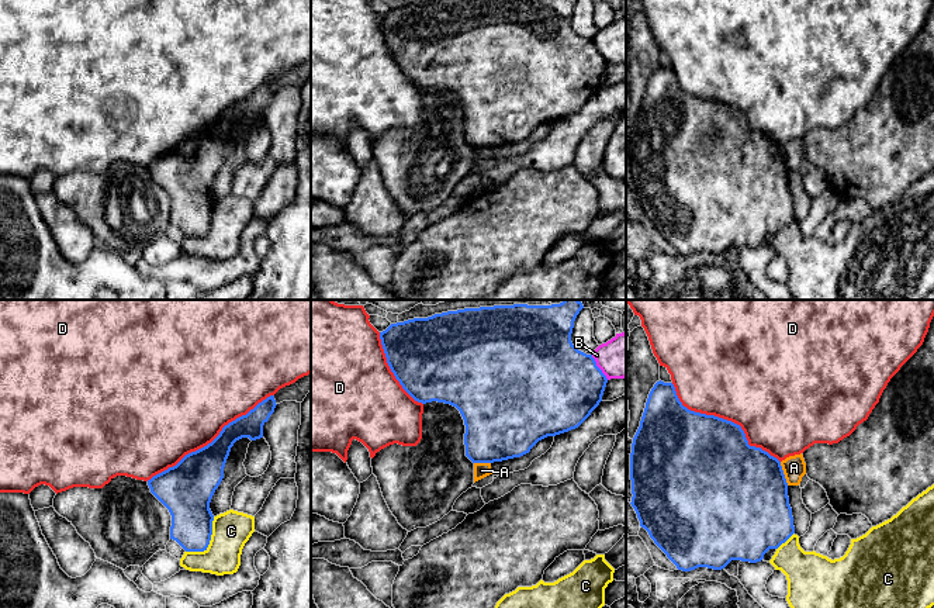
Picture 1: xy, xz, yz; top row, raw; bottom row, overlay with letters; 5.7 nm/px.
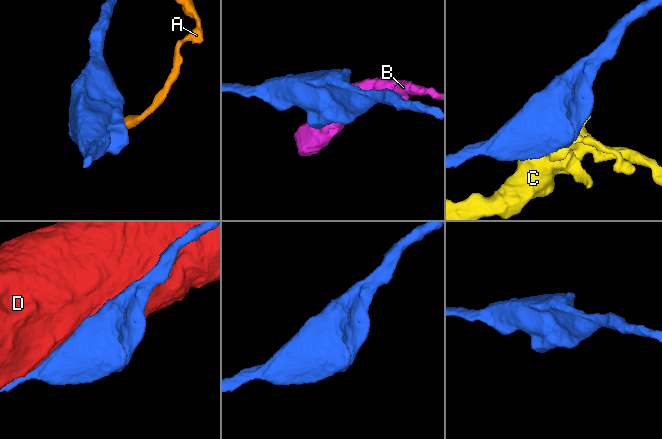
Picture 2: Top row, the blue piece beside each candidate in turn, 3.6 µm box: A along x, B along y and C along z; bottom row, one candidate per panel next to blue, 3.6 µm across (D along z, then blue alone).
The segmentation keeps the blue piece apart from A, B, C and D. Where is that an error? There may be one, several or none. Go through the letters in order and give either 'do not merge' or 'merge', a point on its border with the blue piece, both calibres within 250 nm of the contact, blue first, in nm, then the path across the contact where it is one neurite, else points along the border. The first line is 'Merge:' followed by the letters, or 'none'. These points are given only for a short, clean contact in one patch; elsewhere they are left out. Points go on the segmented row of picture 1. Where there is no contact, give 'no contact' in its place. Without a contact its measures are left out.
Merge: none
A: do not merge; contact yz (782, 473); calibres 500 and 130 nm; border yz (779, 462), (788, 484)
B: do not merge; contact xz (598, 368); calibres 480 and 240 nm
C: do not merge; contact xy (208, 542); calibres 240 and 220 nm
D: do not merge; contact xy (211, 442); calibres 280 and 500 nm

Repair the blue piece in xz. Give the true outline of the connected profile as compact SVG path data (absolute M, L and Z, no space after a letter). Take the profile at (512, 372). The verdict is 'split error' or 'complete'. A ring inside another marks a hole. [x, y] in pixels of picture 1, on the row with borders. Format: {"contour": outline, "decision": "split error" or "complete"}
{"contour": "M564 300L560 304L551 305L513 304L464 308L435 314L428 318L414 318L404 322L391 324L385 331L380 332L380 339L387 363L402 388L418 403L426 404L437 401L456 407L460 411L466 425L466 456L473 463L494 463L520 457L529 453L539 441L578 428L602 401L602 395L608 383L606 376L596 366L592 355L578 350L571 342L574 321L582 308L584 305L580 300Z", "decision": "complete"}

